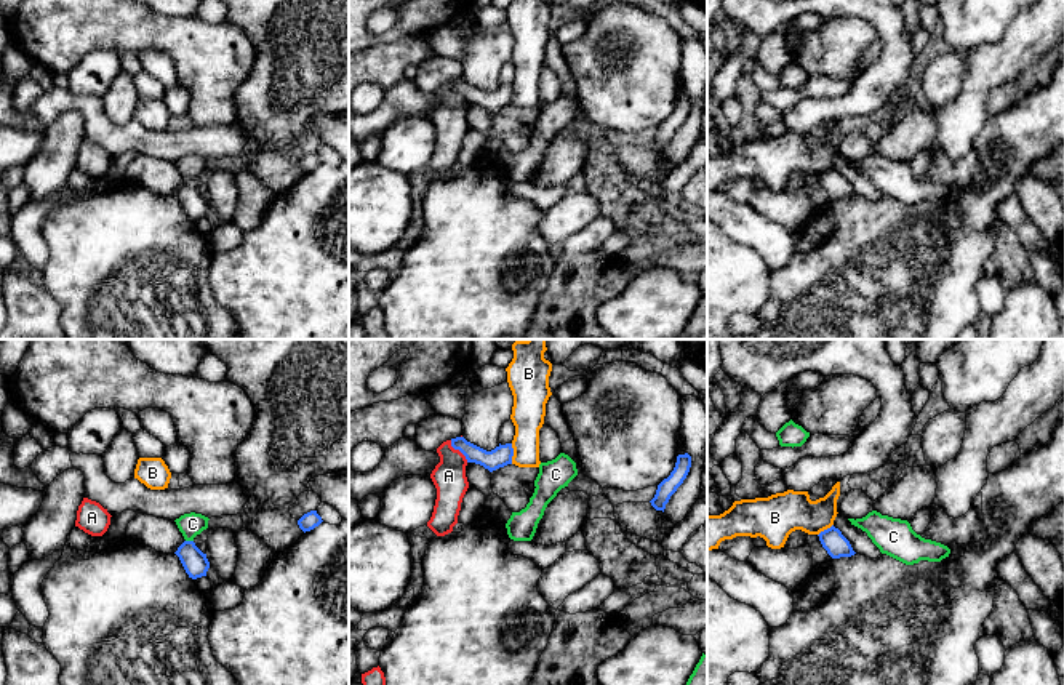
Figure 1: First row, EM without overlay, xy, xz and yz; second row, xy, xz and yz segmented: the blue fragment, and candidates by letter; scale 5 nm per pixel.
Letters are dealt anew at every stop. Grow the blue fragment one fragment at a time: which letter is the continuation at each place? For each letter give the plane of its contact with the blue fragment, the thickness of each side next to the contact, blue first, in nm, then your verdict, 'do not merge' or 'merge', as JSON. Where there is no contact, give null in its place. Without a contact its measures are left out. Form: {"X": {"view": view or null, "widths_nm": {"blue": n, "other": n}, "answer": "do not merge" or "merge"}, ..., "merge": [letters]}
{"A": {"view": "xz", "widths_nm": {"blue": 100, "other": 160}, "answer": "do not merge"}, "B": {"view": "xz", "widths_nm": {"blue": 100, "other": 170}, "answer": "do not merge"}, "C": {"view": "xy", "widths_nm": {"blue": 130, "other": 120}, "answer": "do not merge"}, "merge": []}

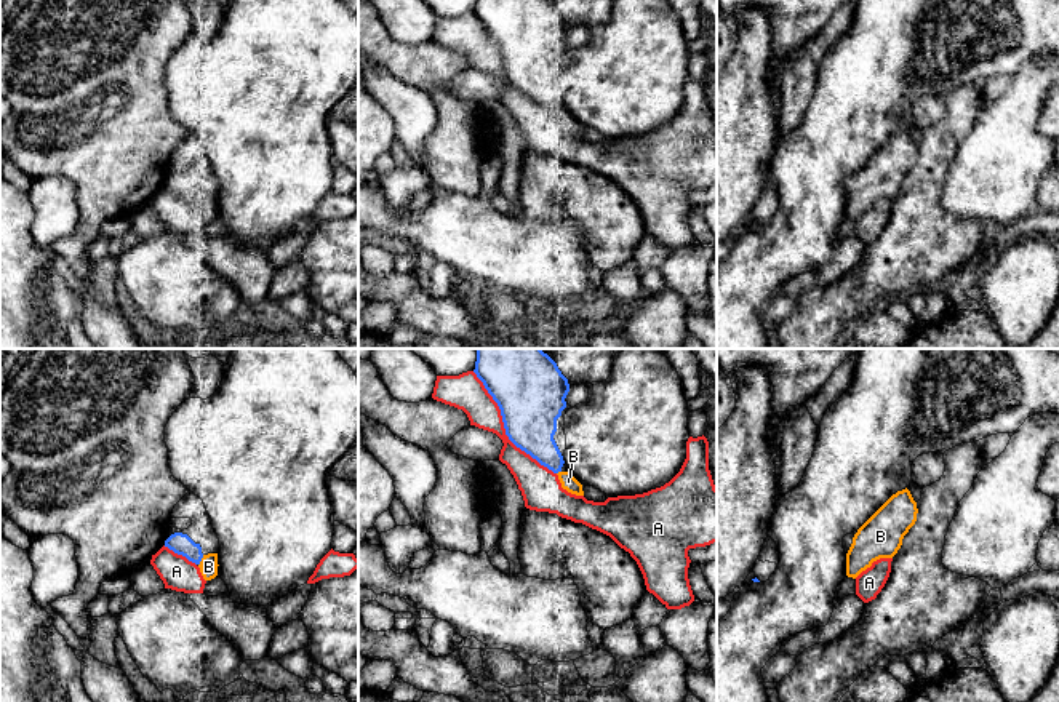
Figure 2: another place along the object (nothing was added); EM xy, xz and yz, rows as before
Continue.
{"A": {"view": "xz", "widths_nm": {"blue": 360, "other": 170}, "answer": "do not merge"}, "B": {"view": "xy", "widths_nm": {"blue": 110, "other": 100}, "answer": "merge"}, "merge": ["B"]}

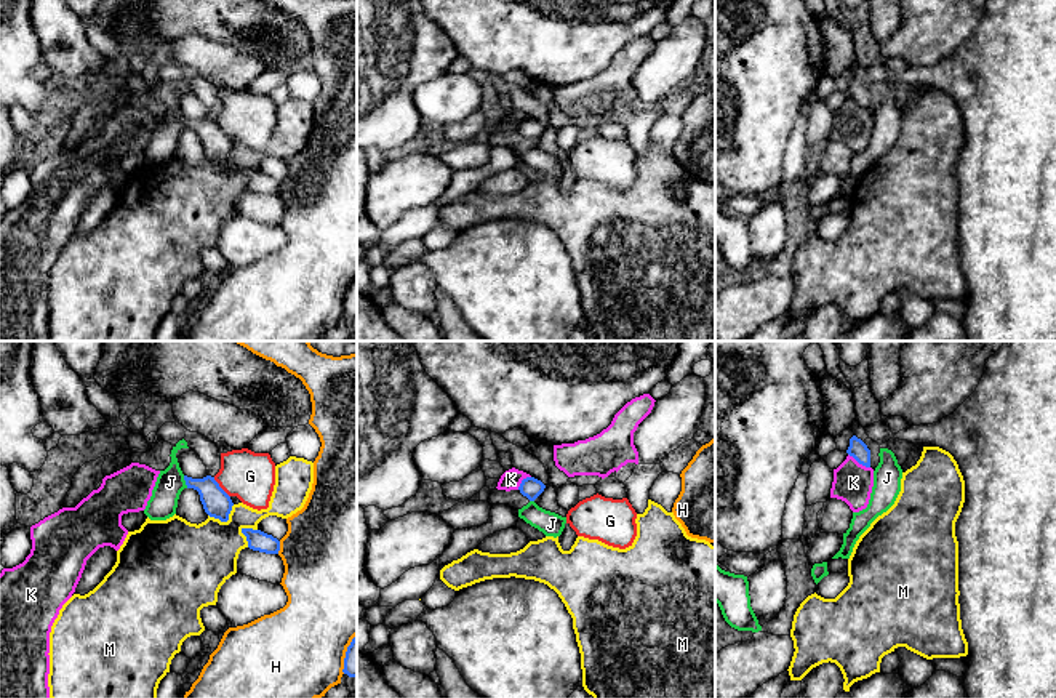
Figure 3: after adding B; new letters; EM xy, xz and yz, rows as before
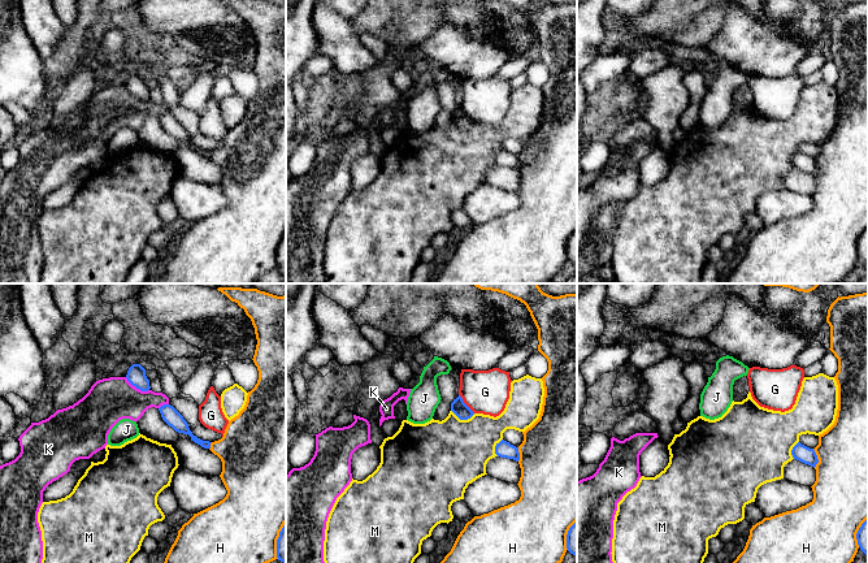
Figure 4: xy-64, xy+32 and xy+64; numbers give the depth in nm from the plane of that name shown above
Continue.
{"G": {"view": "xy", "widths_nm": {"blue": 140, "other": 240}, "answer": "do not merge"}, "H": {"view": "xy", "widths_nm": {"blue": 100, "other": 460}, "answer": "do not merge"}, "J": {"view": "xy", "widths_nm": {"blue": 140, "other": 140}, "answer": "do not merge"}, "K": {"view": "yz", "widths_nm": {"blue": 90, "other": 200}, "answer": "do not merge"}, "M": {"view": "xy", "widths_nm": {"blue": 140, "other": 360}, "answer": "do not merge"}, "merge": []}

